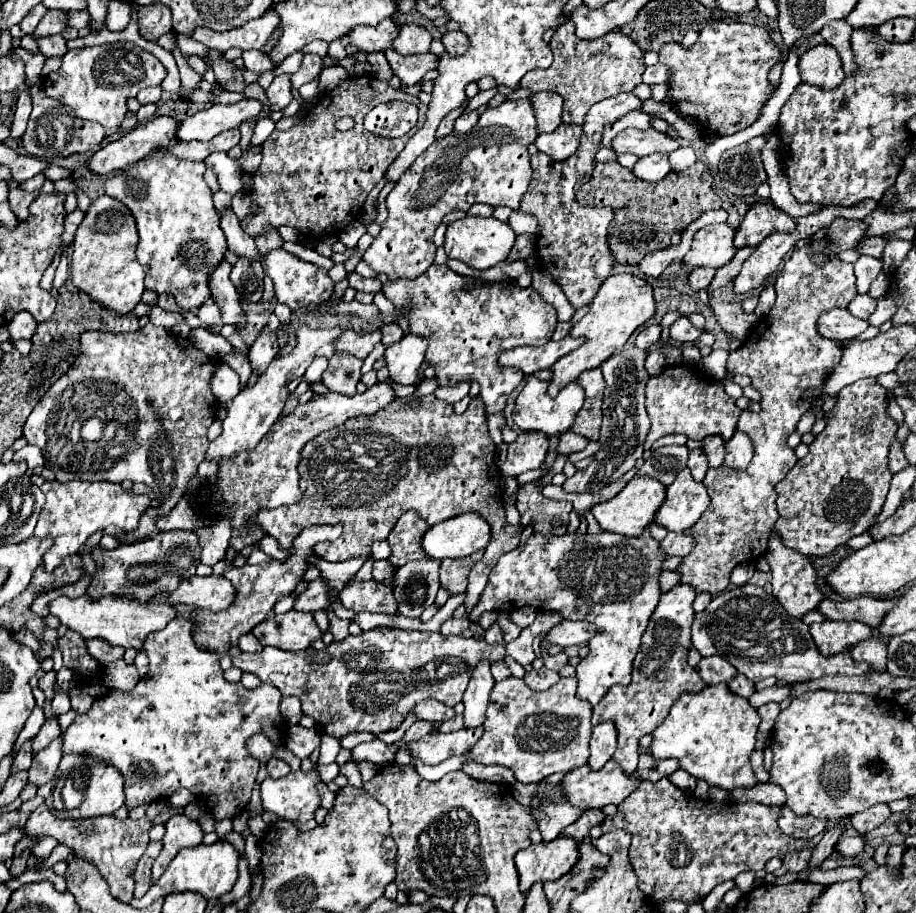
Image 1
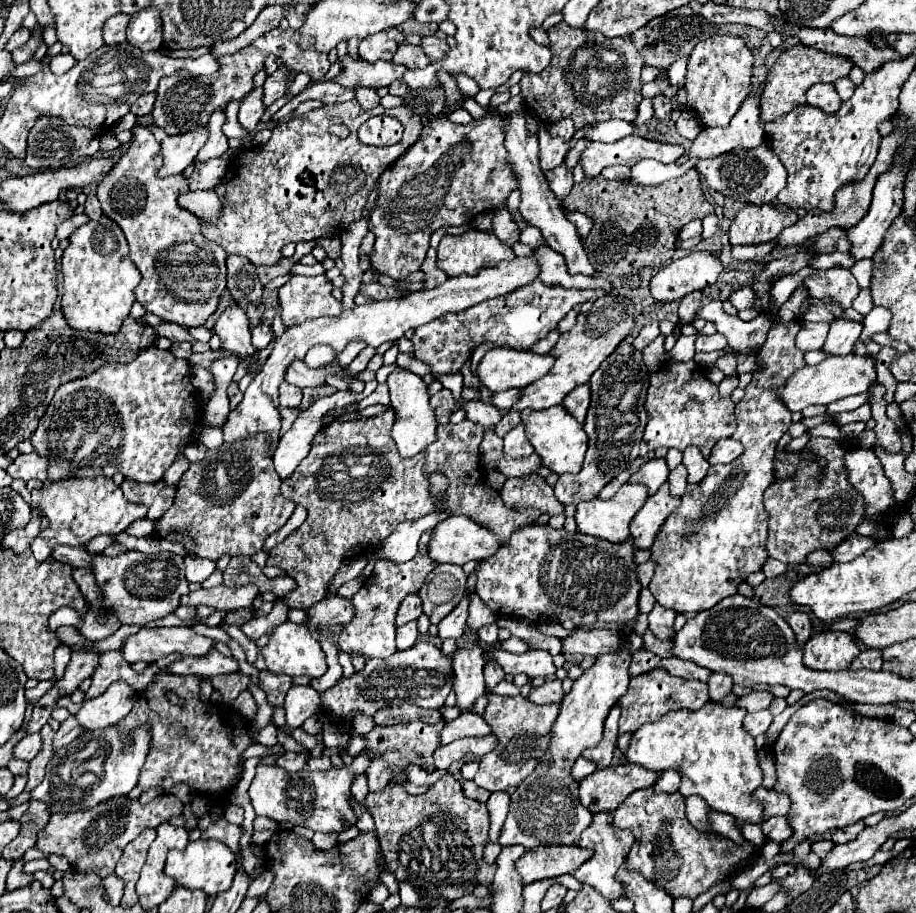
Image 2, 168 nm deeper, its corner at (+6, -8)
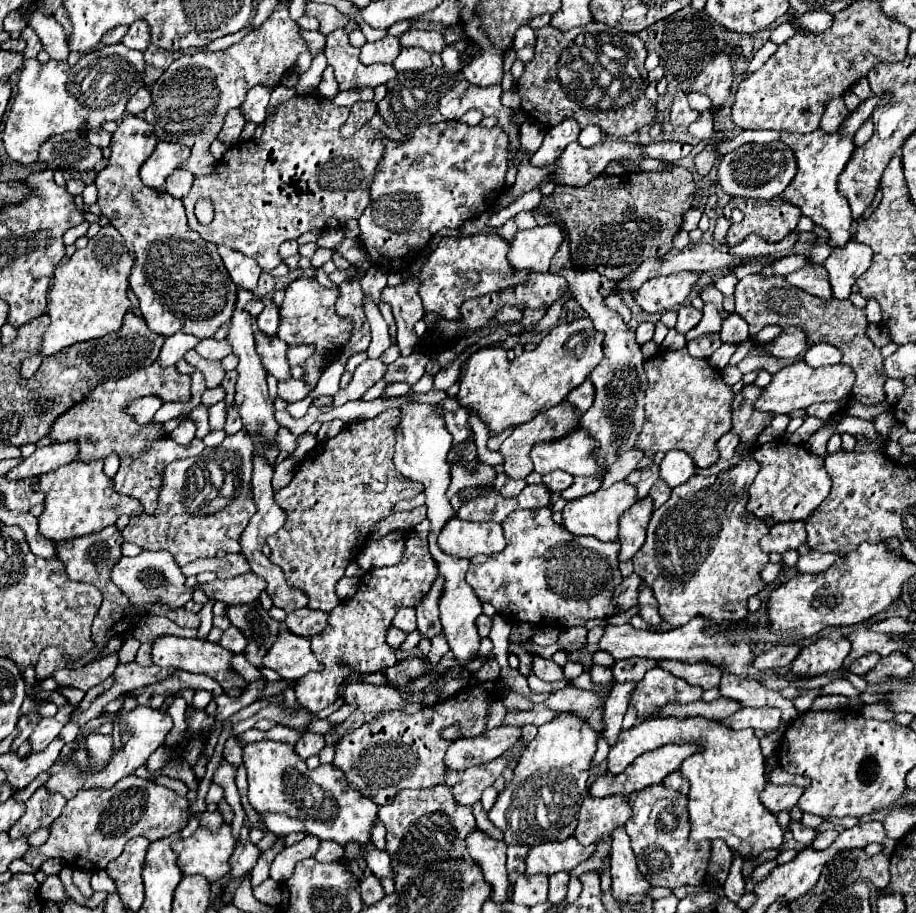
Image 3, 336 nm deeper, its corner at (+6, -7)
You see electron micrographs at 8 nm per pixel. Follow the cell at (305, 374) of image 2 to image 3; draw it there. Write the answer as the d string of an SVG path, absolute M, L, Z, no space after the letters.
M255 330L255 344L257 344L259 356L263 358L267 372L275 376L277 380L291 380L291 366L287 360L289 344L285 344L277 336L273 338L263 336L259 330Z

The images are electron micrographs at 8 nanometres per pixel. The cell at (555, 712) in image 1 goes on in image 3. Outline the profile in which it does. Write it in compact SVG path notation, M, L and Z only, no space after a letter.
M523 738L515 744L515 748L511 748L509 752L505 752L505 756L497 758L497 760L491 760L489 764L483 764L483 766L473 766L473 768L467 768L463 772L463 778L459 784L453 786L453 794L455 794L455 800L463 806L471 806L473 802L477 802L481 798L481 792L487 788L487 786L493 786L495 780L505 772L507 764L511 758L519 758L523 752L525 752L527 744L523 742Z

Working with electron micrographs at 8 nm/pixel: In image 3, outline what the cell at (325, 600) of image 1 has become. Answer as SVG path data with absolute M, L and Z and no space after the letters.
M229 626L229 628L223 632L219 644L221 644L223 648L231 650L231 652L243 652L247 640L245 640L245 636L241 636L241 632L237 632L237 628Z

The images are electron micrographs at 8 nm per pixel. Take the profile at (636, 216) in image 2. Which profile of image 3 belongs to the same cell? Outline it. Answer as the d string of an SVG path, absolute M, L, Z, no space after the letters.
M673 166L671 170L665 172L625 172L621 176L601 174L583 188L557 186L551 196L545 196L541 200L535 218L539 224L543 224L543 220L549 218L541 210L547 210L551 212L553 218L559 216L567 224L569 248L575 268L597 270L609 280L621 280L637 266L641 266L641 262L645 262L647 258L663 258L673 248L671 240L681 230L683 216L689 208L693 208L693 200L695 200L693 174L683 166Z

